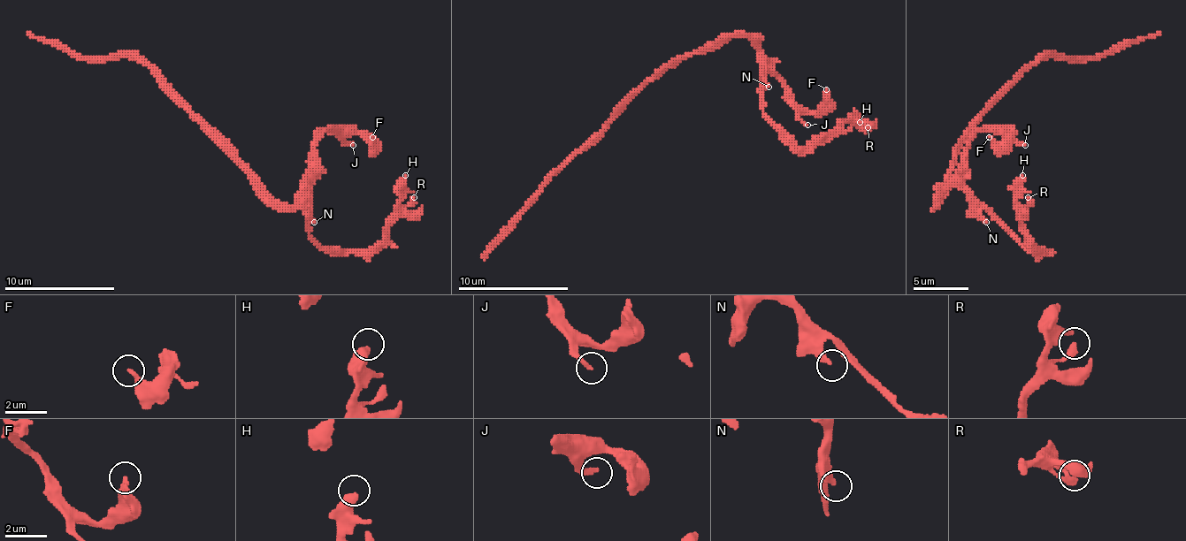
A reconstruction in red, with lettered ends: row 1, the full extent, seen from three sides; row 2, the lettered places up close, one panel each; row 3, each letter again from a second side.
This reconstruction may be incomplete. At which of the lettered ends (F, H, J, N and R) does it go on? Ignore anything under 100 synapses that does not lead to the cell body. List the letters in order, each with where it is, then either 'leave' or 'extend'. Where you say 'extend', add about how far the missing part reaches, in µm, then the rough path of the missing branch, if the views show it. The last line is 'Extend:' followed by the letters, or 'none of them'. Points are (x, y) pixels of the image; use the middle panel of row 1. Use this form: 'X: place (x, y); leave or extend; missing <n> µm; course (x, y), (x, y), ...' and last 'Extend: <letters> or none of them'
F: place (826, 89); leave
H: place (860, 122); leave
J: place (807, 125); leave
N: place (768, 87); leave
R: place (868, 127); leave
Extend: none of them

